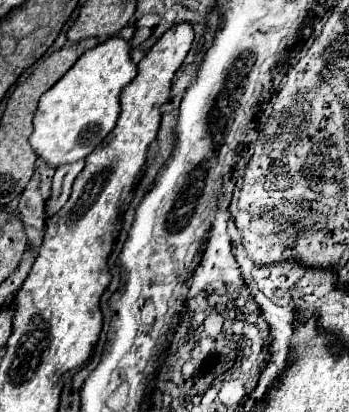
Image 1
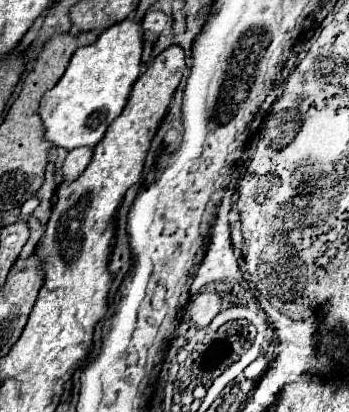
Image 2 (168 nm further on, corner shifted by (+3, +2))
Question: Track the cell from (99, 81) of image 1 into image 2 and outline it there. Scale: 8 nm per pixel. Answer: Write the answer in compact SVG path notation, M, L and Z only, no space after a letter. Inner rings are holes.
M124 19L110 25L96 43L76 49L62 79L42 97L40 117L46 129L46 139L68 151L76 147L94 147L128 103L132 85L142 69L142 45L142 25Z

